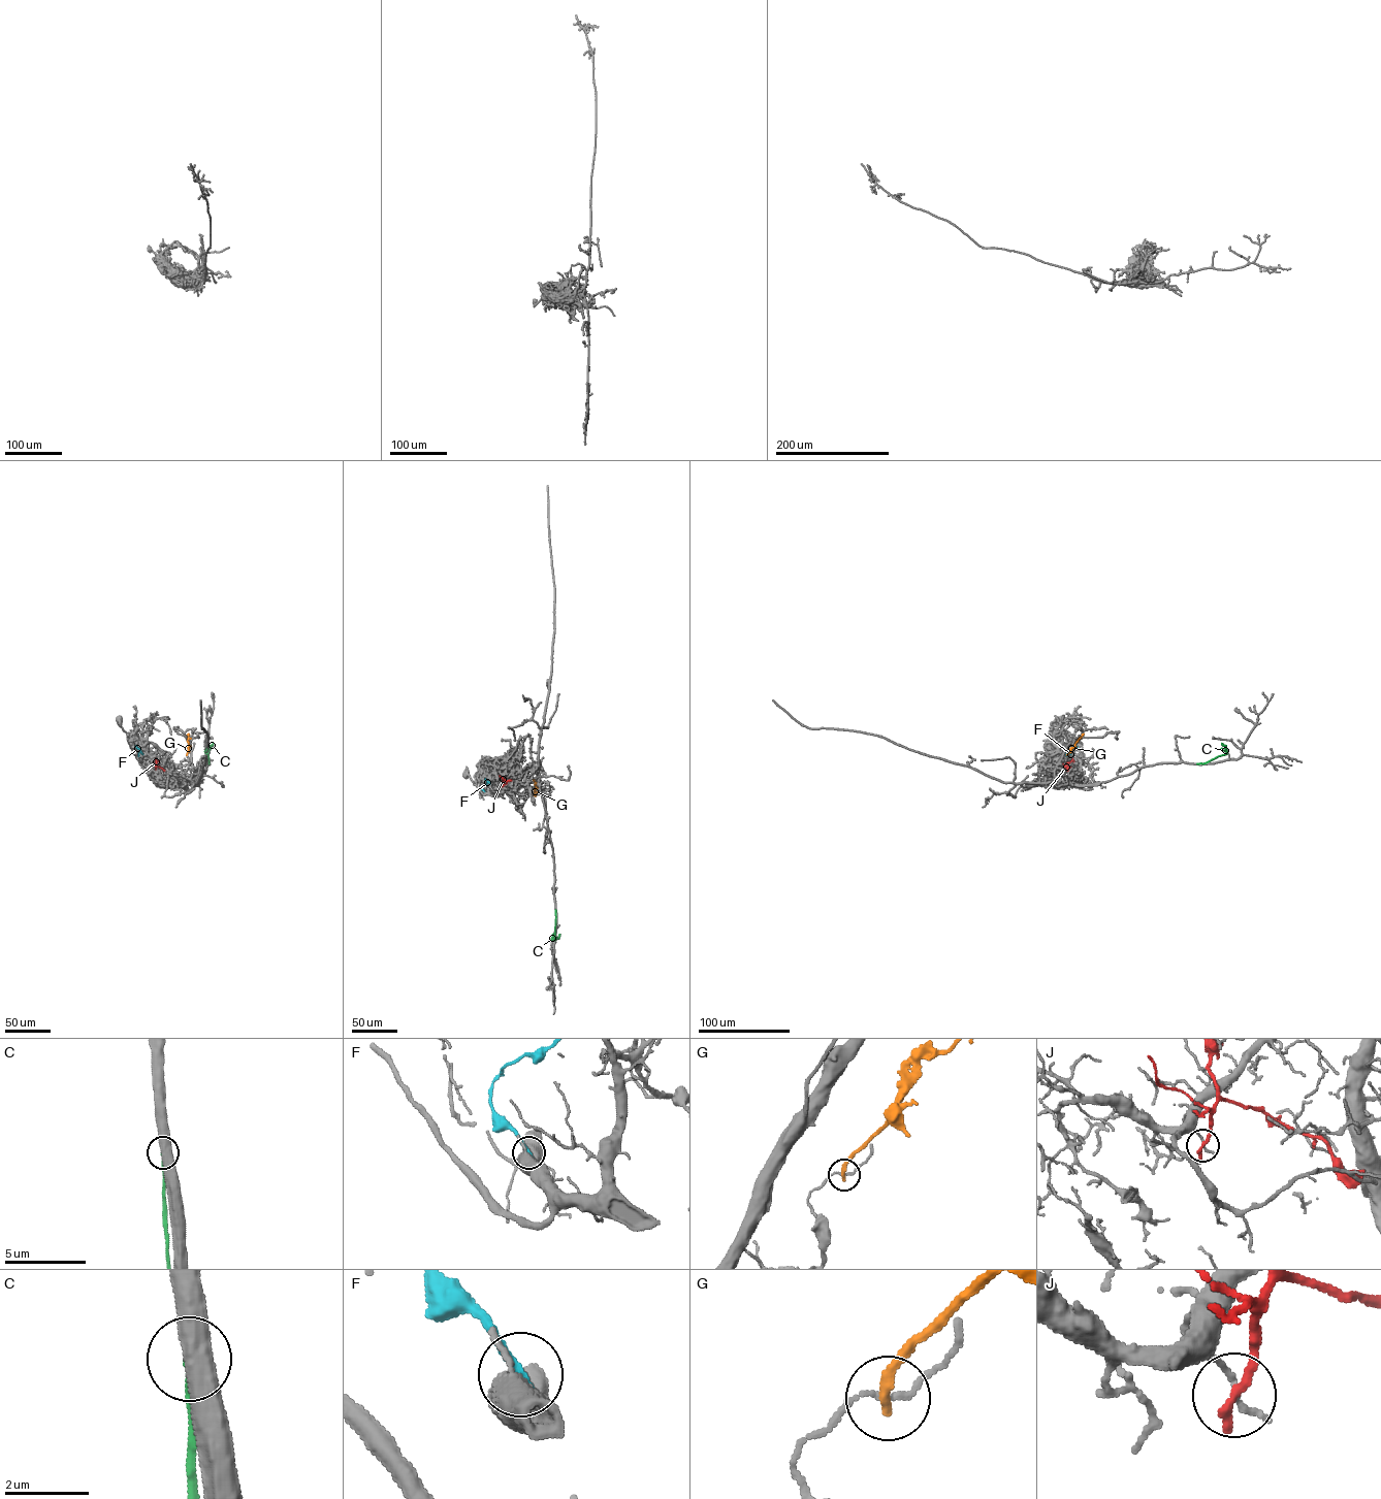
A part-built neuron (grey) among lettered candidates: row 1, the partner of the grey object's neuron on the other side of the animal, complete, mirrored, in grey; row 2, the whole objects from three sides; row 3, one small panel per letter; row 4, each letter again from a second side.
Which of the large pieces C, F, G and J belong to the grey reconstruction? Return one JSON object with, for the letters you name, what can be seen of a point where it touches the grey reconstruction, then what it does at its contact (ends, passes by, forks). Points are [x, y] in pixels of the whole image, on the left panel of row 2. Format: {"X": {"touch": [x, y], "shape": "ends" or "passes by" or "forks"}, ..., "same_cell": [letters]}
{"same_cell": []}

